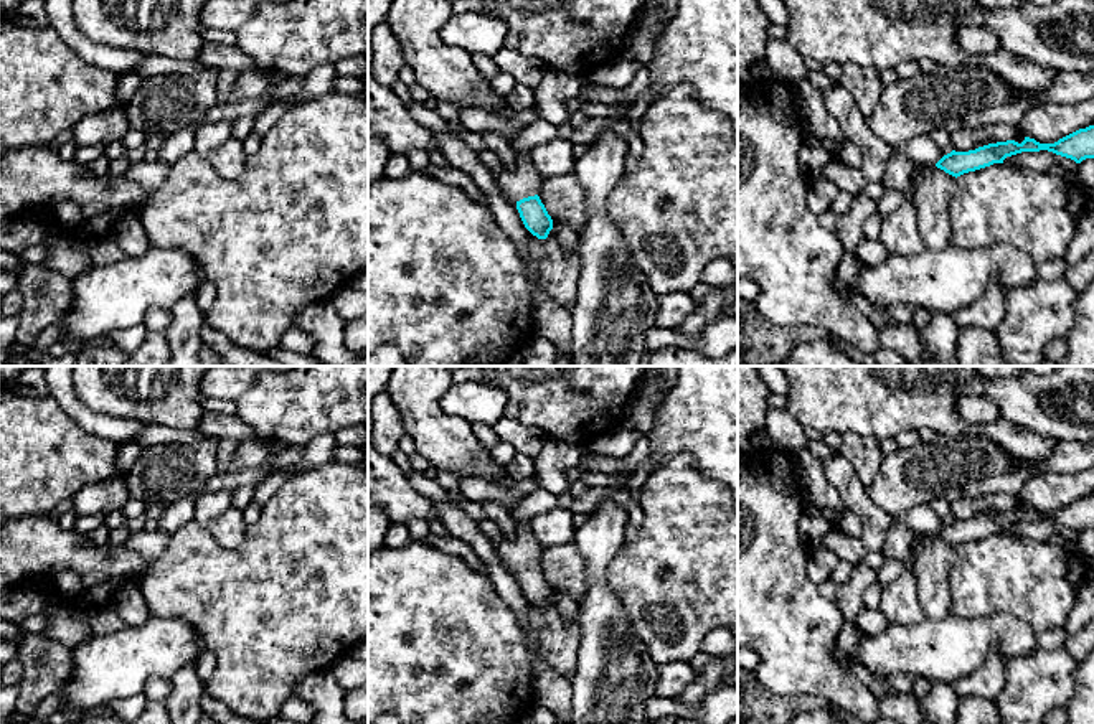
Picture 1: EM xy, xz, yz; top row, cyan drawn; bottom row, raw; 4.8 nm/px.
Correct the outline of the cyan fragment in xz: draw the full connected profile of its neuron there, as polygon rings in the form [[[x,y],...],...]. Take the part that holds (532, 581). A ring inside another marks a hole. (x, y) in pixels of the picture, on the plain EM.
[[[515,519],[515,534],[508,538],[502,533],[493,546],[503,566],[516,572],[525,597],[538,609],[546,609],[553,589],[538,566],[543,546],[531,528]]]

